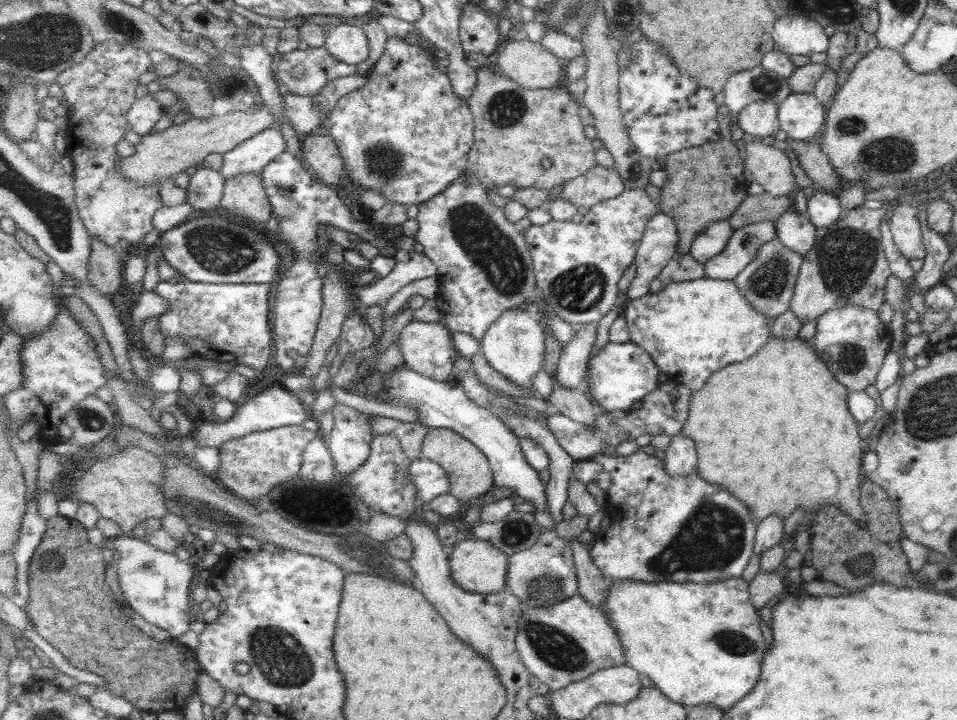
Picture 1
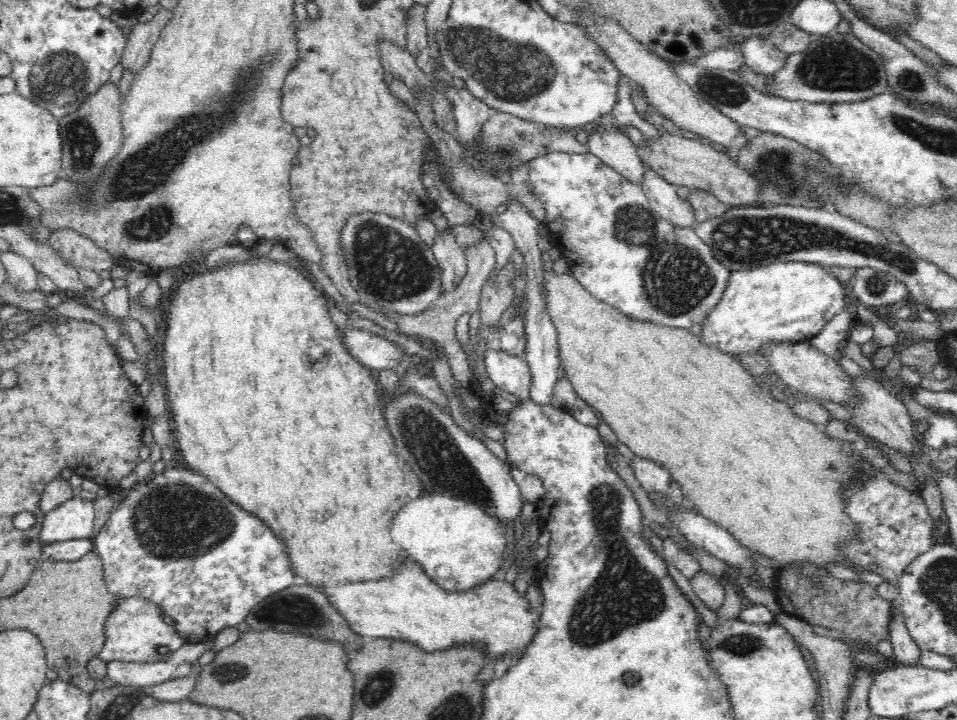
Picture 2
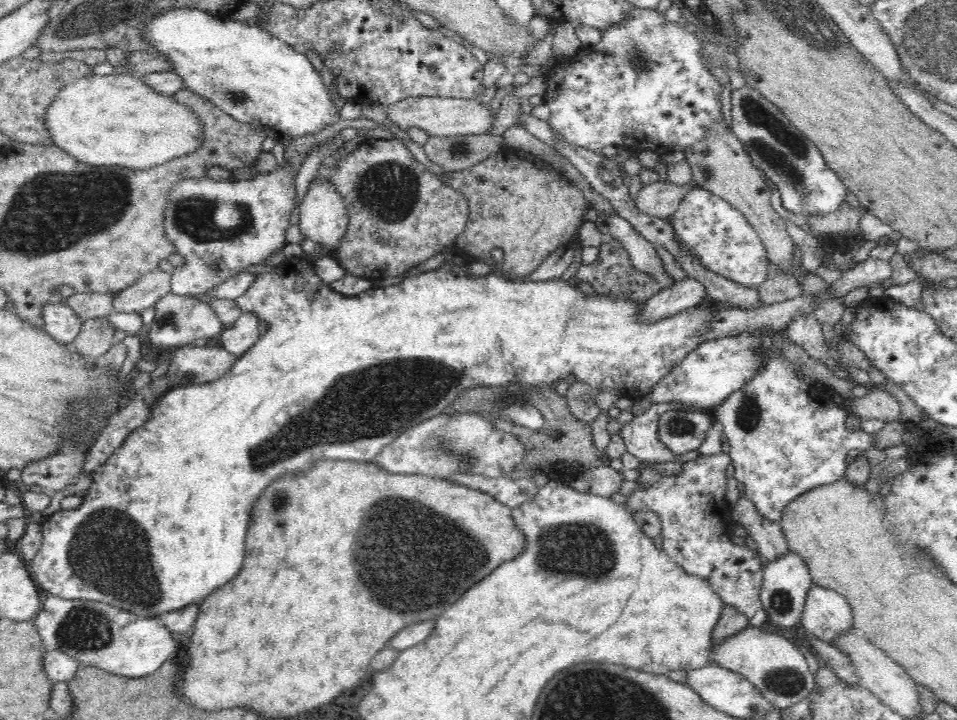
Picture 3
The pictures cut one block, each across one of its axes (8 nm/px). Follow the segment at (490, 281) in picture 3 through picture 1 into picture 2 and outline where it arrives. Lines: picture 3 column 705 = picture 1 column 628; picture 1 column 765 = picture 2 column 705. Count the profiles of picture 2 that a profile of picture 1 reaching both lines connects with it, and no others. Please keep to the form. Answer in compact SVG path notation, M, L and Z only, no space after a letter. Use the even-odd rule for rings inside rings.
M774 262L762 268L732 271L730 284L724 296L702 323L700 338L709 346L714 346L729 355L759 352L762 356L762 346L766 342L811 341L845 308L846 292L842 281L836 275L832 275L828 267L813 262Z

